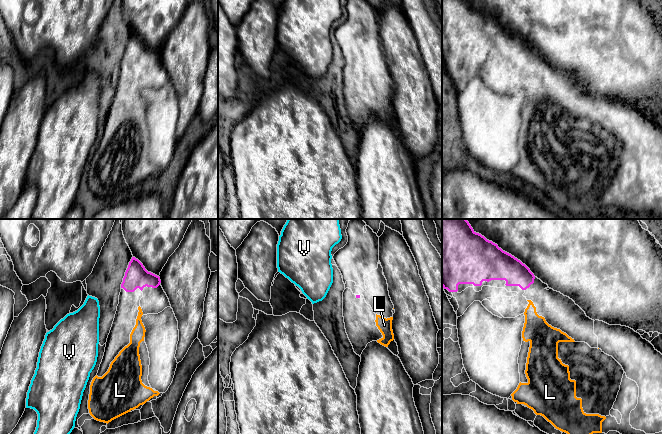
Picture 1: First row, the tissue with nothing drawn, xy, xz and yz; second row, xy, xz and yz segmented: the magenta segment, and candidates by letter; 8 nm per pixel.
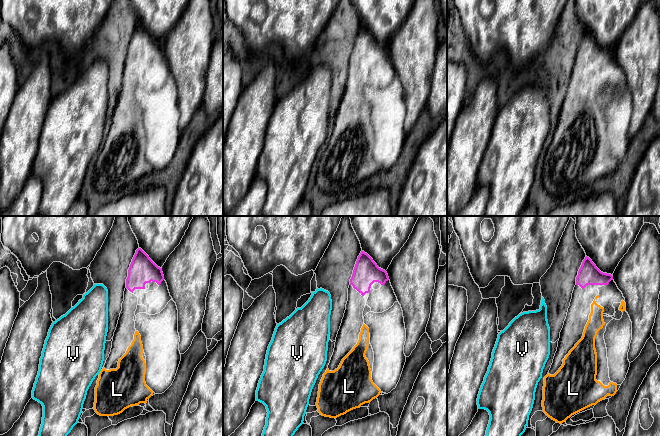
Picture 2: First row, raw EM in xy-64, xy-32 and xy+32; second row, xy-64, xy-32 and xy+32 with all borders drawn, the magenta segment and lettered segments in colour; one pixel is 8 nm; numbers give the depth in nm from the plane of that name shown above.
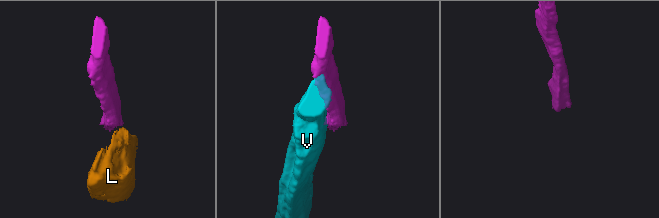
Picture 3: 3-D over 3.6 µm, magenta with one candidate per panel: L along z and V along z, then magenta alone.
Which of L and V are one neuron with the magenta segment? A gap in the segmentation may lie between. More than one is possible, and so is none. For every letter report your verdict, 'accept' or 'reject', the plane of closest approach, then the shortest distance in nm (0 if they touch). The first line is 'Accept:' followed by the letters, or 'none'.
Accept: L
L: accept; view yz; gap 90 nm
V: reject; view xy; gap 220 nm

